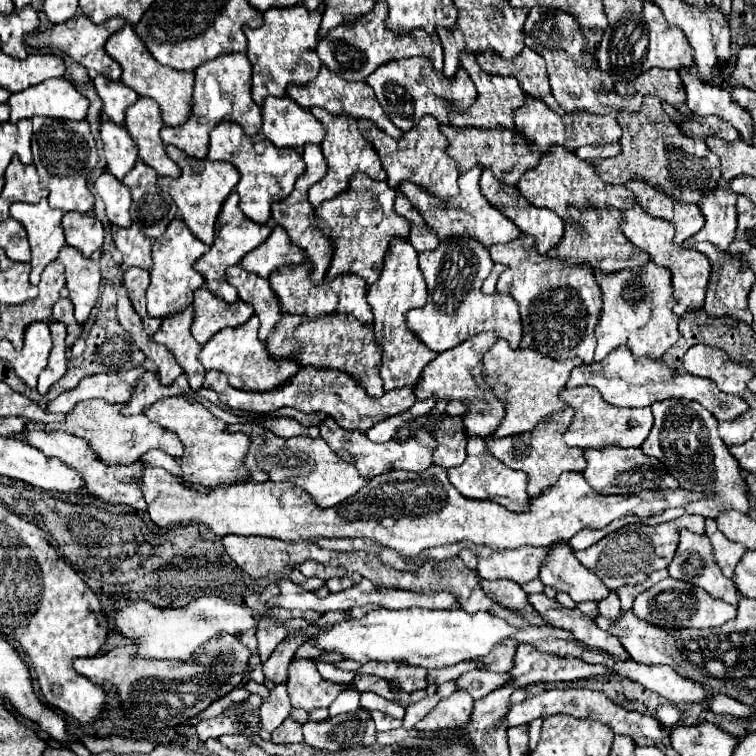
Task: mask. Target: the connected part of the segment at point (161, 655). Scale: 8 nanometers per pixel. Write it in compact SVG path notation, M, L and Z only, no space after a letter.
M202 595L182 609L158 609L146 601L138 601L124 607L114 621L118 631L138 645L138 657L170 661L190 661L194 653L200 651L214 635L240 635L244 629L250 629L258 623L254 611L250 611L246 605L236 605L214 595Z

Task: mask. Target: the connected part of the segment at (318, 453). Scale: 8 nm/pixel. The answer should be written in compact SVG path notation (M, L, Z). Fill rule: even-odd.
M246 423L246 425L230 425L230 431L244 431L252 439L260 433L266 435L266 445L260 449L258 463L260 467L270 475L272 481L292 481L294 485L306 489L320 507L334 507L342 503L344 499L356 495L364 483L368 483L368 477L362 477L356 471L356 465L342 461L326 443L322 437L310 439L310 437L292 437L292 439L282 439L276 437L274 433L266 431L258 423Z

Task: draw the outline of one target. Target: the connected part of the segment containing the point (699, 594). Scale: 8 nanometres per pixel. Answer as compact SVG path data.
M672 577L642 591L634 601L634 611L636 611L636 615L642 615L642 619L656 623L658 627L676 627L676 629L718 627L736 617L734 605L728 605L722 599L714 599L708 591L704 591L700 587L694 589L690 583L684 583L684 581L678 581Z

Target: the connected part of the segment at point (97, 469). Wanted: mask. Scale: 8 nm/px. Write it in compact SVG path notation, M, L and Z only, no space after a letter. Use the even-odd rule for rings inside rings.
M32 423L32 431L28 431L28 435L24 435L24 441L32 443L34 447L38 447L40 451L44 451L46 455L52 455L52 457L58 457L62 459L64 463L68 463L70 467L76 467L82 475L84 475L84 483L86 483L86 491L90 495L96 495L98 499L106 501L106 503L122 503L122 505L130 505L138 511L146 511L146 501L142 497L142 491L140 491L140 479L142 479L142 471L144 471L144 463L138 461L134 465L126 465L126 467L112 467L112 465L106 465L102 463L96 453L92 451L92 447L88 445L86 439L80 439L76 435L68 435L64 431L52 431L52 433L46 433L42 429L40 423Z

